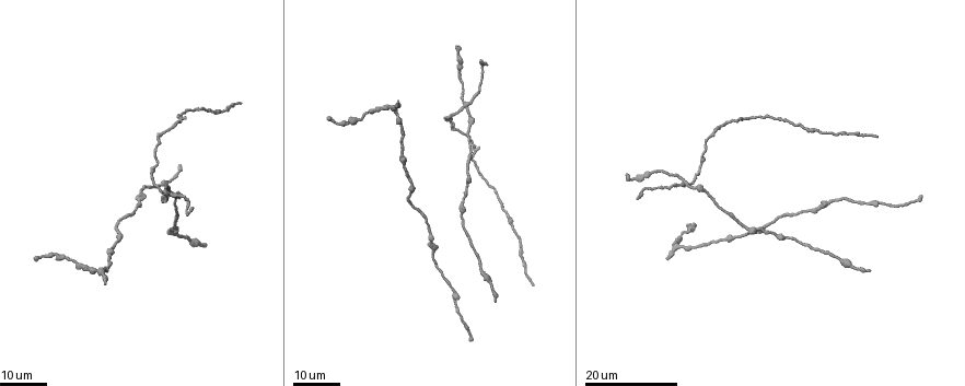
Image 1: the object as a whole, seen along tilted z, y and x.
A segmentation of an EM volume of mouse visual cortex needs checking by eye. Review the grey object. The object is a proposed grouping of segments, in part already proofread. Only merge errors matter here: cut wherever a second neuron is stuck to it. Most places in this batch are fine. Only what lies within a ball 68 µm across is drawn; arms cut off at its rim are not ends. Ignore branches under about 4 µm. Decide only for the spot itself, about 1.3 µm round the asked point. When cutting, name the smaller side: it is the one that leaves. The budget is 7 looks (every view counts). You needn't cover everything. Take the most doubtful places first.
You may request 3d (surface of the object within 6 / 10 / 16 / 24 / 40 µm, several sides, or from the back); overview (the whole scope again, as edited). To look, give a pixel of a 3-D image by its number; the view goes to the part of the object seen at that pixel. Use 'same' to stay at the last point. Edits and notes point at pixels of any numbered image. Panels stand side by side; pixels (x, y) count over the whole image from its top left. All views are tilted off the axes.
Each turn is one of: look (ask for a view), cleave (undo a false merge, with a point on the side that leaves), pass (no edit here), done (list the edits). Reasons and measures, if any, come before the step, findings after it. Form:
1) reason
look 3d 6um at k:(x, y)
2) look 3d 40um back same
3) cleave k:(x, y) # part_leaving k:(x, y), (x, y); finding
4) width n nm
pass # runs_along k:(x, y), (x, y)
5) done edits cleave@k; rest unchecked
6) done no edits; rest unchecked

four or more arms meet
look 3d 16um at 1:(463, 105)

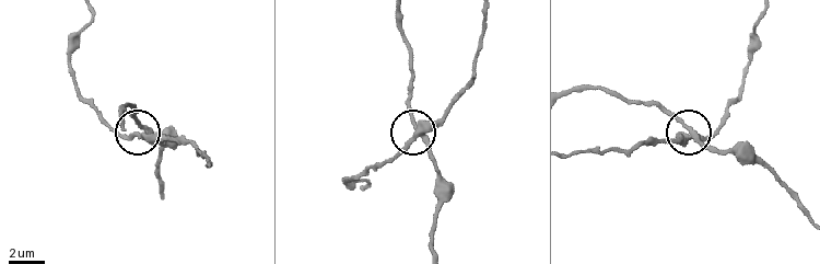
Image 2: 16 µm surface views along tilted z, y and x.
look 3d 6um at 2:(138, 134)

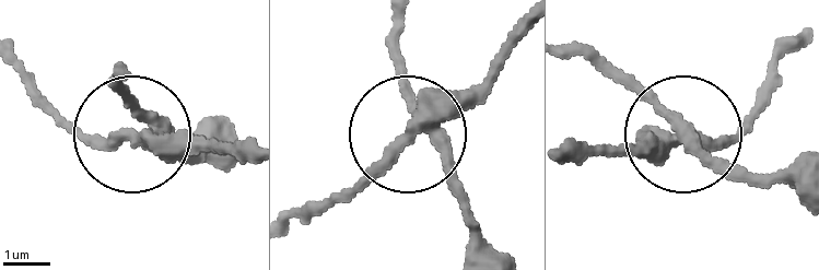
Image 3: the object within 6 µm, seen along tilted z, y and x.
side_arm 16 um; arms 4
cleave 3:(97, 140) # a second neuron is stuck on

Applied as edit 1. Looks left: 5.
look 3d 16um at 1:(463, 218)

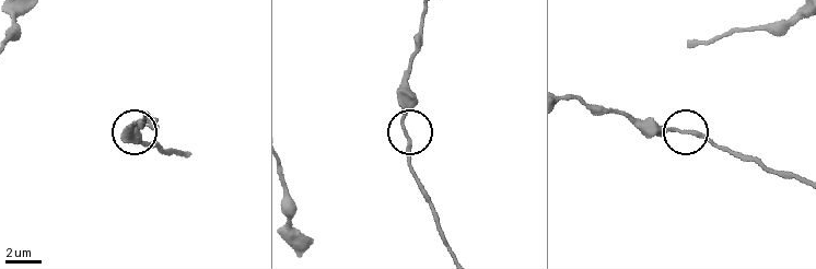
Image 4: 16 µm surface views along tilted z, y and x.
look 3d 10um at 4:(404, 134)

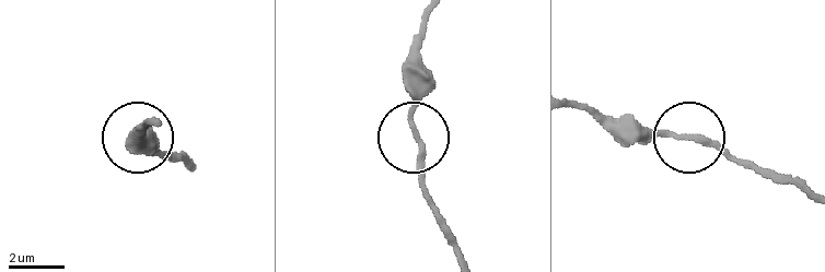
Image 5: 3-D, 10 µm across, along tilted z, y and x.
pass # runs_along 5:(570, 104), (711, 140), (752, 162); all the same neuron

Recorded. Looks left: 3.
look 3d 24um at 1:(471, 152)

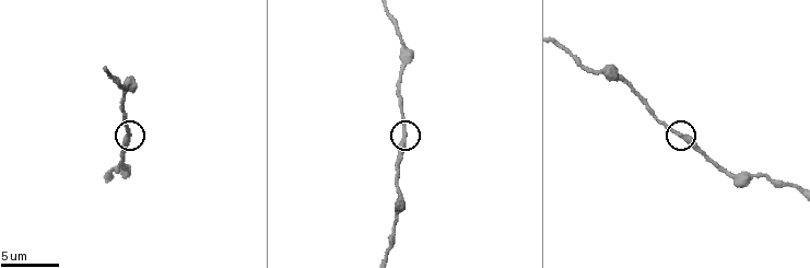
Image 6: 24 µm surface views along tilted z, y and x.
look 3d 10um at 6:(405, 130)

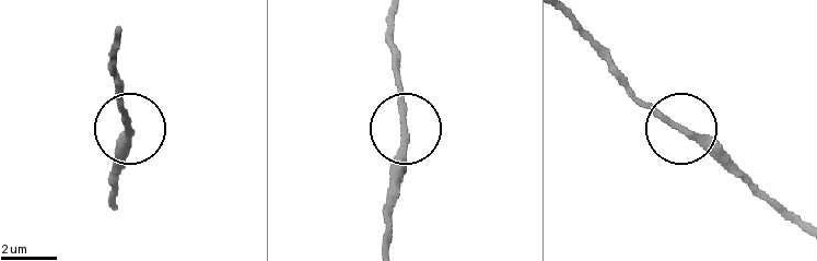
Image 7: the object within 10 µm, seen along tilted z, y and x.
pass # runs_along 7:(403, 127), (400, 56); continuous, no second neuron

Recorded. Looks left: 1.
done edits cleave@3; rest unchecked

